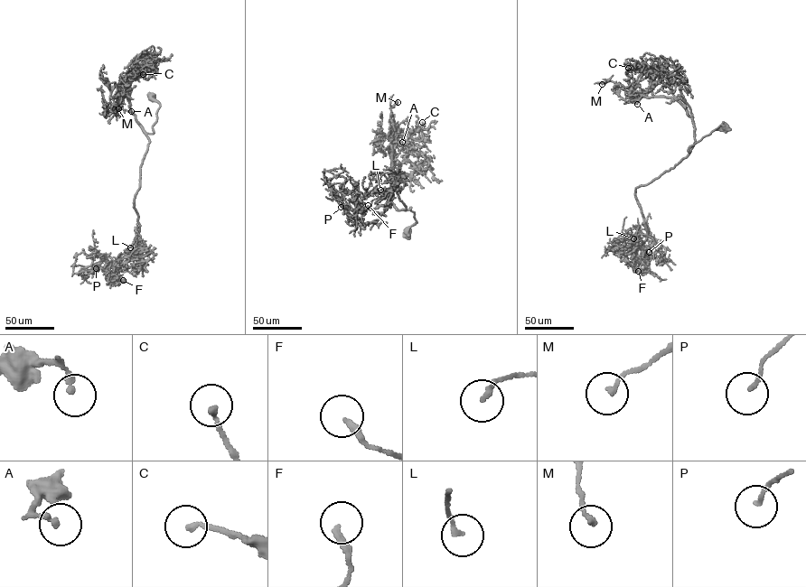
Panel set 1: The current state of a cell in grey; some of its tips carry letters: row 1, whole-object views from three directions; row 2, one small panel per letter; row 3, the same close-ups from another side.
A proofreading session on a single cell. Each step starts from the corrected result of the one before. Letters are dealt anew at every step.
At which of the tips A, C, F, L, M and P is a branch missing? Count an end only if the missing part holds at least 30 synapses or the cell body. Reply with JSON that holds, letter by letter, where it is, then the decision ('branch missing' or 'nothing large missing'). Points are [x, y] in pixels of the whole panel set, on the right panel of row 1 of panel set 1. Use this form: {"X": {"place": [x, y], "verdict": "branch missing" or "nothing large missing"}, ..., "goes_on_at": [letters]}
{"A": {"place": [637, 104], "verdict": "nothing large missing"}, "C": {"place": [628, 68], "verdict": "nothing large missing"}, "F": {"place": [638, 271], "verdict": "nothing large missing"}, "L": {"place": [633, 238], "verdict": "nothing large missing"}, "M": {"place": [602, 84], "verdict": "nothing large missing"}, "P": {"place": [649, 252], "verdict": "nothing large missing"}, "goes_on_at": []}

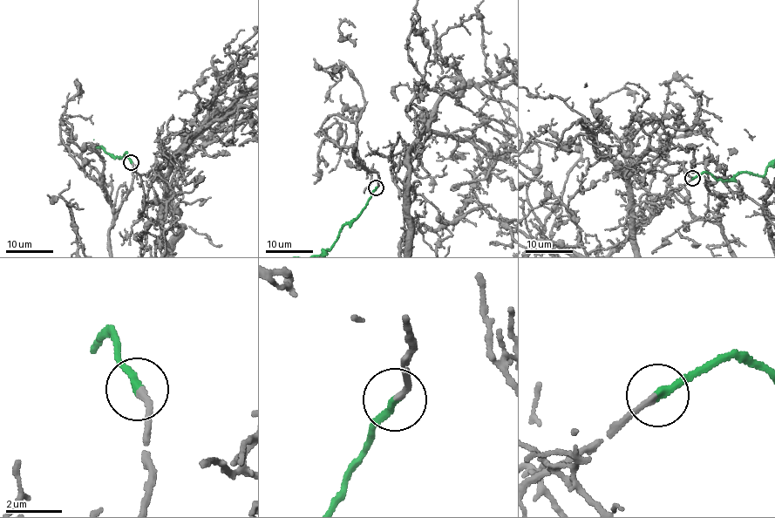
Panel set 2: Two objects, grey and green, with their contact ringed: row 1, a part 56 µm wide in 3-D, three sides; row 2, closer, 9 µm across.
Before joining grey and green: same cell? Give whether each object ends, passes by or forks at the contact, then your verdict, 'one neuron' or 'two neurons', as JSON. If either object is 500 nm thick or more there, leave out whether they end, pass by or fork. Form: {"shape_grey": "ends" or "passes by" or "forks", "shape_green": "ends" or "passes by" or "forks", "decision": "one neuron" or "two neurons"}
{"shape_grey": "ends", "shape_green": "ends", "decision": "one neuron"}

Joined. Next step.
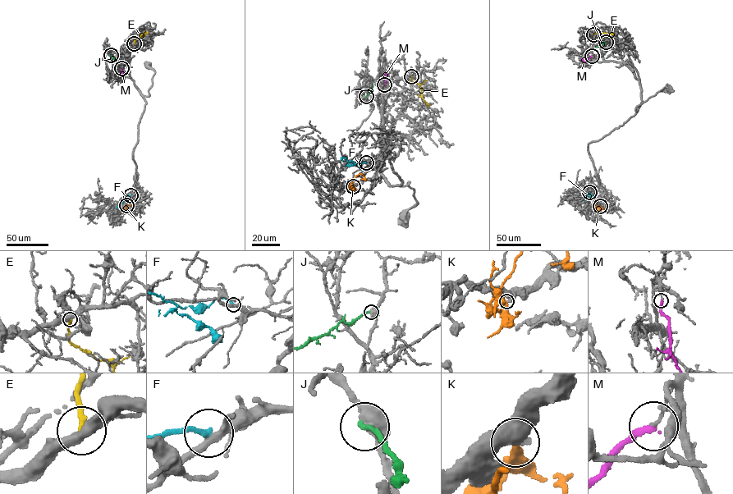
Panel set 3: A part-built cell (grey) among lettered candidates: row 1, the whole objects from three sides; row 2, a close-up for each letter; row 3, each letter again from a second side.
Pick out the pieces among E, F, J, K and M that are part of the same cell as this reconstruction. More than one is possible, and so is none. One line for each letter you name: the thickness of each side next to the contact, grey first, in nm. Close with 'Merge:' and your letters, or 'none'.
K: Thickness 320 nm (grey) against 320 nm
Merge: K

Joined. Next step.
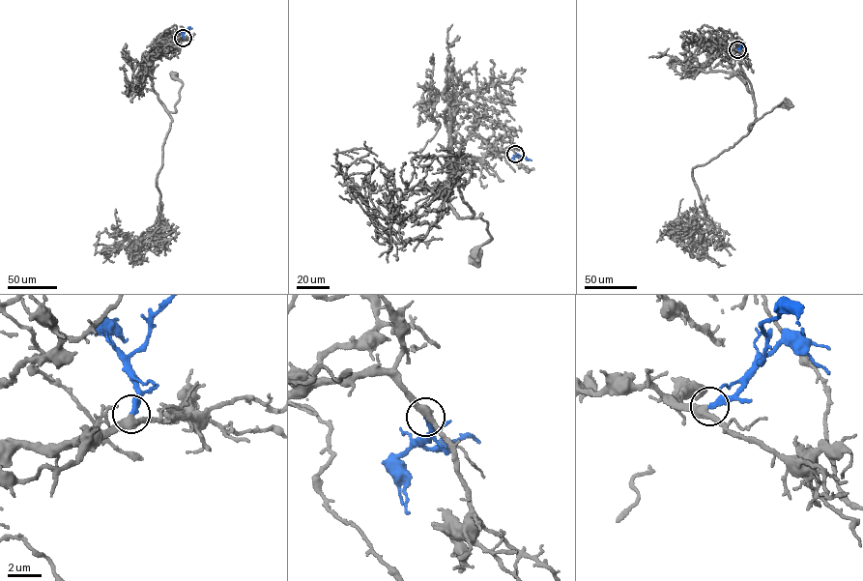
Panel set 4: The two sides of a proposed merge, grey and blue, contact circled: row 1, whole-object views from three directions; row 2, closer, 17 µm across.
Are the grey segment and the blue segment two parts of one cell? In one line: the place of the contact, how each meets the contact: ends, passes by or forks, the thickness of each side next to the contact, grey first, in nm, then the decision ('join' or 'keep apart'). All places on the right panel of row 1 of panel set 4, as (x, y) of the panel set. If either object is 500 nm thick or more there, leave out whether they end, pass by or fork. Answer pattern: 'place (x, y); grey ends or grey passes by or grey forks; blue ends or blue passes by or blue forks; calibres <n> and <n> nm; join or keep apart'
place (737, 49); grey passes by; blue ends; calibres 380 and 320 nm; join

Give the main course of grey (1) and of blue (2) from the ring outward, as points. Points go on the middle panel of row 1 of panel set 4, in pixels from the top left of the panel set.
1: (515, 154), (503, 150), (457, 160), (448, 203), (461, 218), (481, 213), (492, 238), (475, 250), (476, 256)
2: (515, 154), (515, 157), (532, 160)

